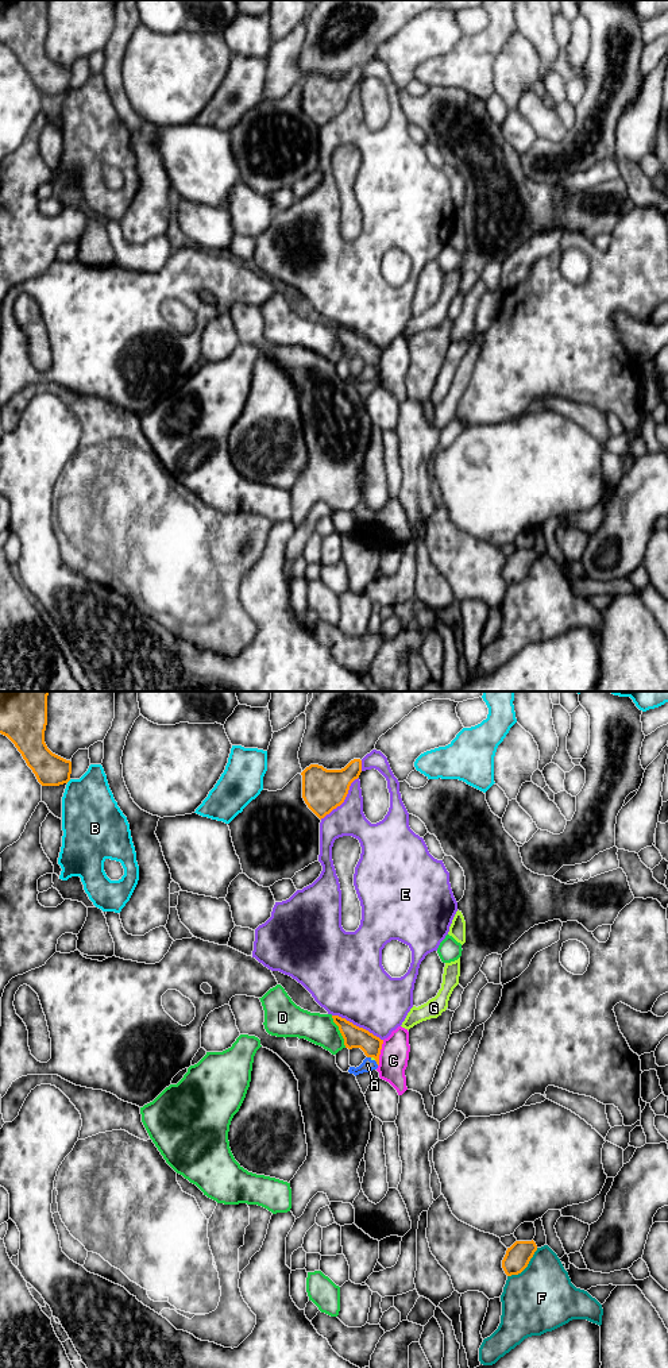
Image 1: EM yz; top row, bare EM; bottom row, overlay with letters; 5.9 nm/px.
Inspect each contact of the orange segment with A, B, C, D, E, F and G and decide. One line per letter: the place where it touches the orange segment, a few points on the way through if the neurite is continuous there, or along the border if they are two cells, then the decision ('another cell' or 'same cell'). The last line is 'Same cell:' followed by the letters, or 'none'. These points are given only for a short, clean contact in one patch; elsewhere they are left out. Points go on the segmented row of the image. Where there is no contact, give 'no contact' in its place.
A: yz (377, 1063) | along yz (374, 1060), (378, 1064) | another cell
B: yz (68, 781) | another cell
C: yz (379, 1054) | another cell
D: yz (340, 1032) | another cell
E: yz (358, 1027) | another cell
F: yz (525, 1267) | another cell
G: yz (374, 1058) | along yz (371, 1056), (375, 1059) | another cell
Same cell: none

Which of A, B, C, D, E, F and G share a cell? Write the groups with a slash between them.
A G / B / C / D / E / F

